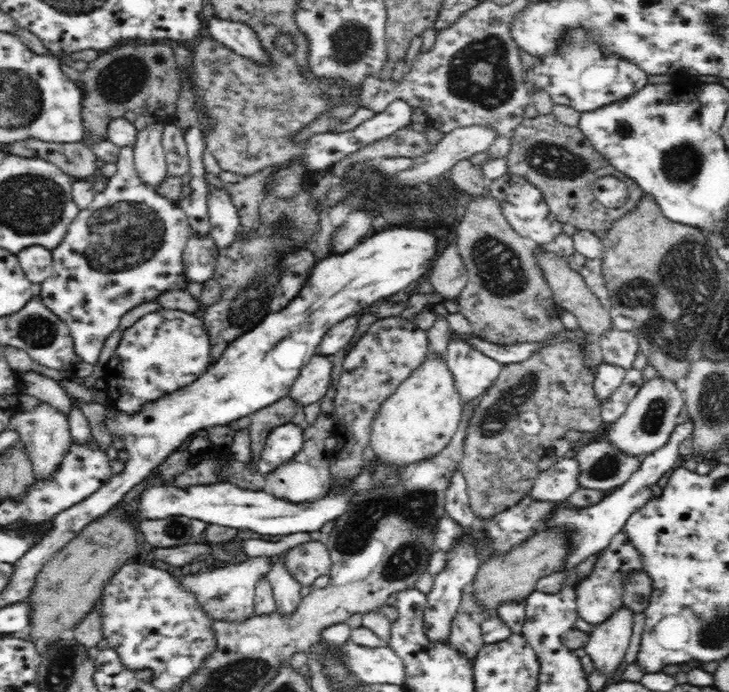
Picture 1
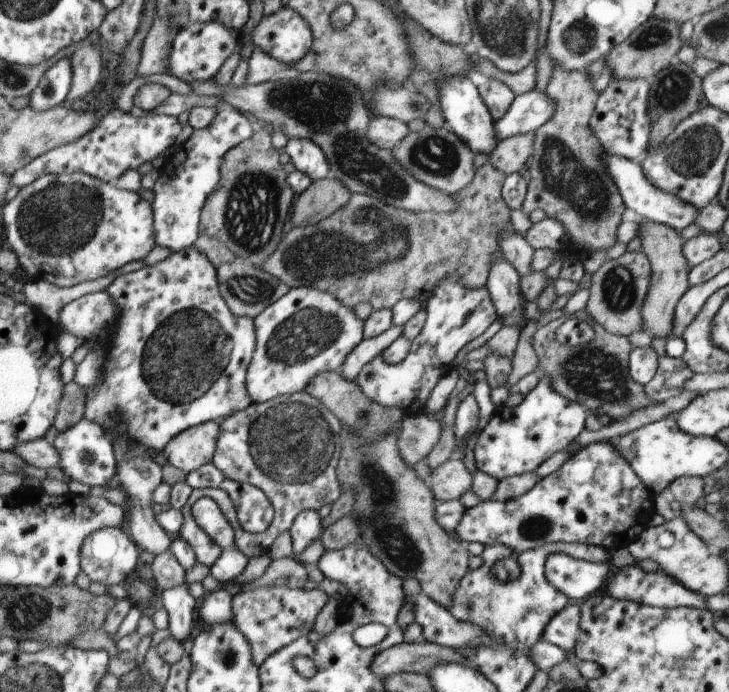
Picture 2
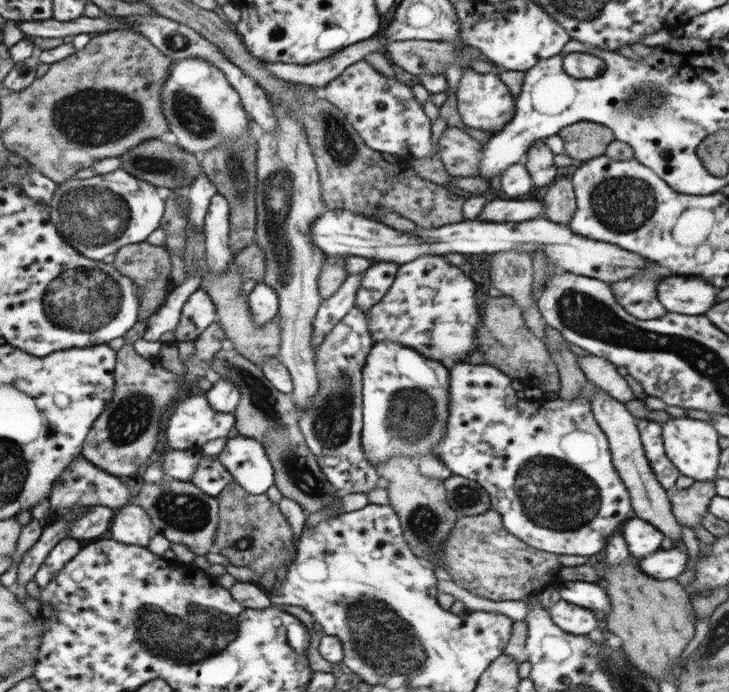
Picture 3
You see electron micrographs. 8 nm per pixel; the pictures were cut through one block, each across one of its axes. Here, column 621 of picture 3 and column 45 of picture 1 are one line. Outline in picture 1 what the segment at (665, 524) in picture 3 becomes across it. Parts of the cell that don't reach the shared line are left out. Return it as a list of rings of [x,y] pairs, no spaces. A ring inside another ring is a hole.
[[[41,401],[31,411],[16,411],[9,418],[5,430],[15,430],[20,435],[22,444],[26,446],[28,456],[32,461],[32,473],[35,479],[49,479],[73,442],[68,417],[45,401]]]

